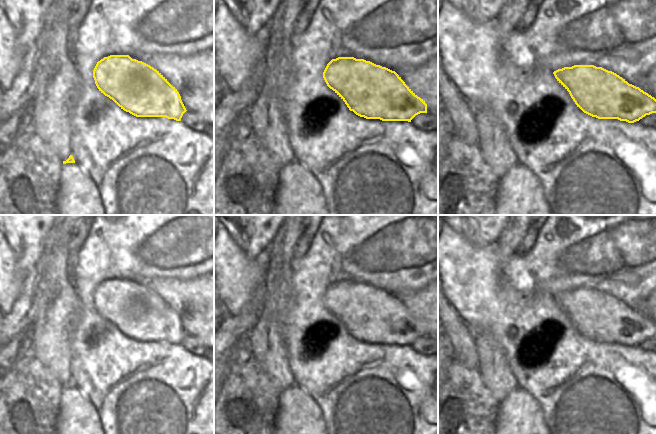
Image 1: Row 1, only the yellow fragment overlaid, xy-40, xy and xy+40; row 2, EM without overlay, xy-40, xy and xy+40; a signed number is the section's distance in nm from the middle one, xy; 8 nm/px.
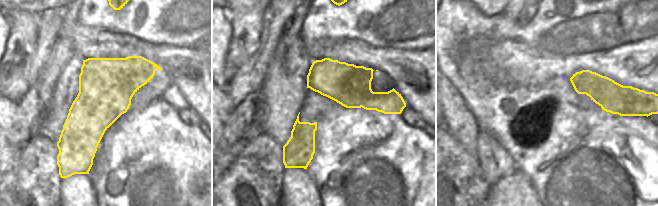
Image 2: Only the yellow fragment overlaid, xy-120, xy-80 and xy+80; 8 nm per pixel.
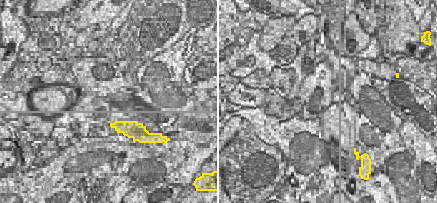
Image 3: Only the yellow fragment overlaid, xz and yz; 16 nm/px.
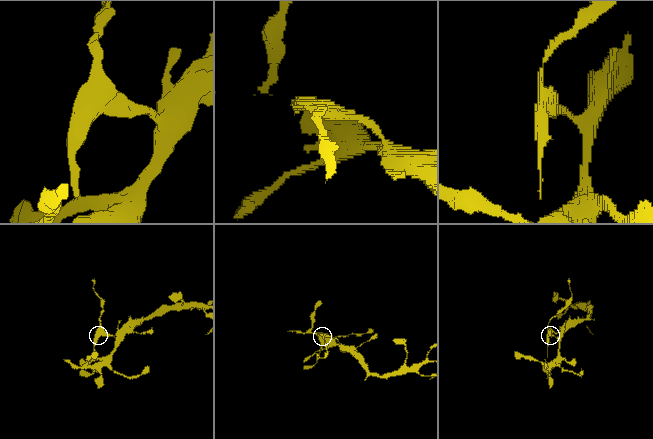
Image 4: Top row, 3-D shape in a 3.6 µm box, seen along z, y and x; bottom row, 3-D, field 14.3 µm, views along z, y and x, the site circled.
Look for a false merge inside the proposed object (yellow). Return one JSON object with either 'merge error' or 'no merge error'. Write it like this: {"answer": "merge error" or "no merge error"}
{"answer": "merge error"}

